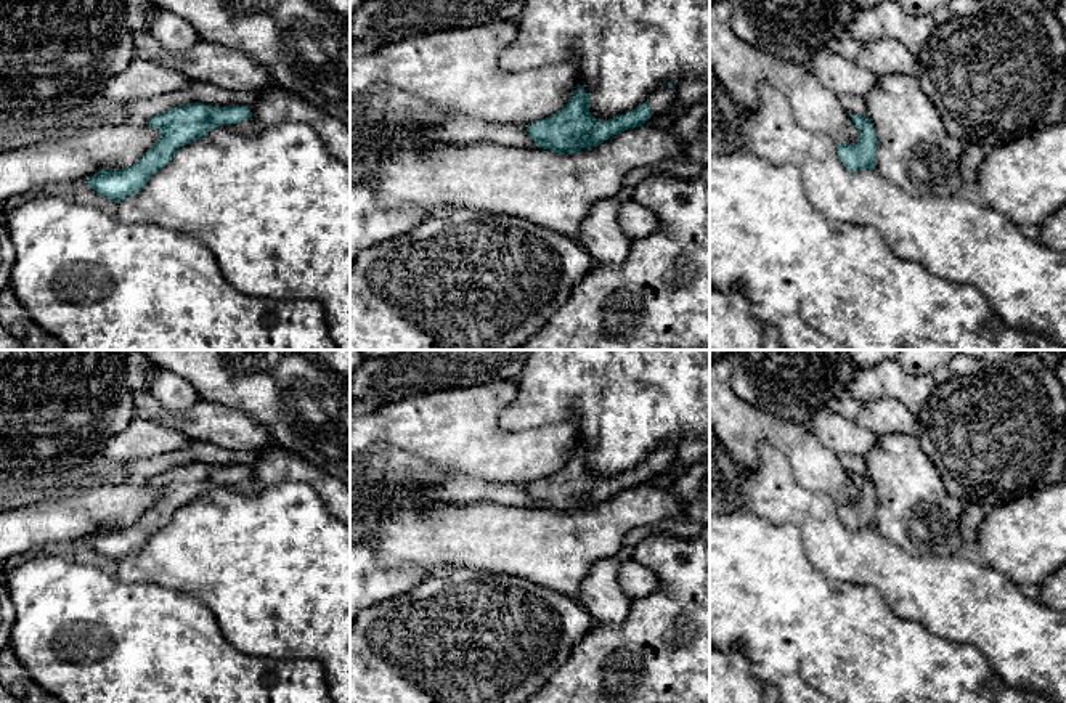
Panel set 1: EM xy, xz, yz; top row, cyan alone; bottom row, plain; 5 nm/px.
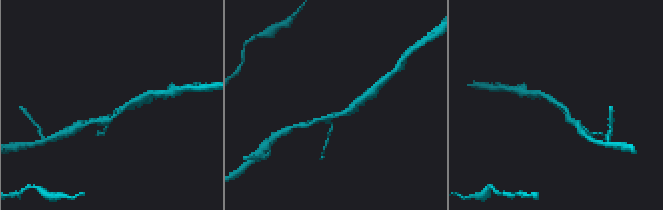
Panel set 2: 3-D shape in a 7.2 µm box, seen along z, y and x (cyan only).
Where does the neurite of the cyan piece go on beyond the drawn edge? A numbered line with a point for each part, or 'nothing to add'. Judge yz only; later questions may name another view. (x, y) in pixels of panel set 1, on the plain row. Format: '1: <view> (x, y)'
nothing to add

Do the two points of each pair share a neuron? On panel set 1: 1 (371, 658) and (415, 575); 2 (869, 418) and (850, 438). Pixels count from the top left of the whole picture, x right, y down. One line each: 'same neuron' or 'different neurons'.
1: different neurons
2: different neurons

